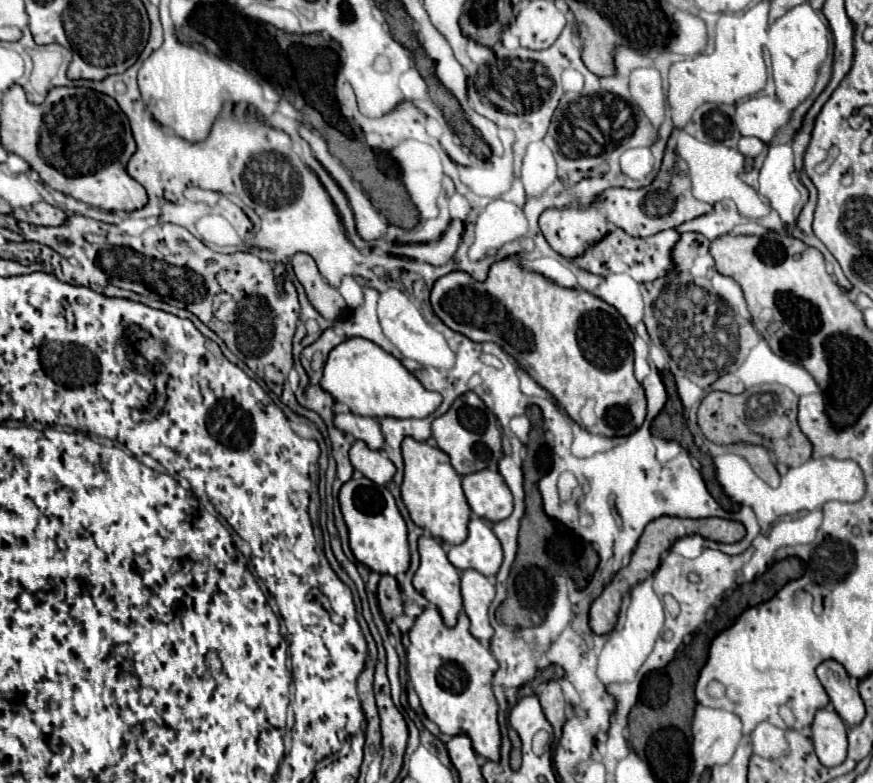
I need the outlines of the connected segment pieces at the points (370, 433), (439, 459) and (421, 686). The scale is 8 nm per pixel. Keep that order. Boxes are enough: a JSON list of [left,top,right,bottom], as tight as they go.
[[334,412,384,450],[402,438,470,544],[406,608,500,762]]

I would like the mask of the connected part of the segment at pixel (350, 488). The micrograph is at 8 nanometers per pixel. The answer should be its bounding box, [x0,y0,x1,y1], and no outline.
[338,478,410,574]

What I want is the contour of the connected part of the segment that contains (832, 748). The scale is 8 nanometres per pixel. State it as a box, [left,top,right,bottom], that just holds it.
[812,708,846,766]

